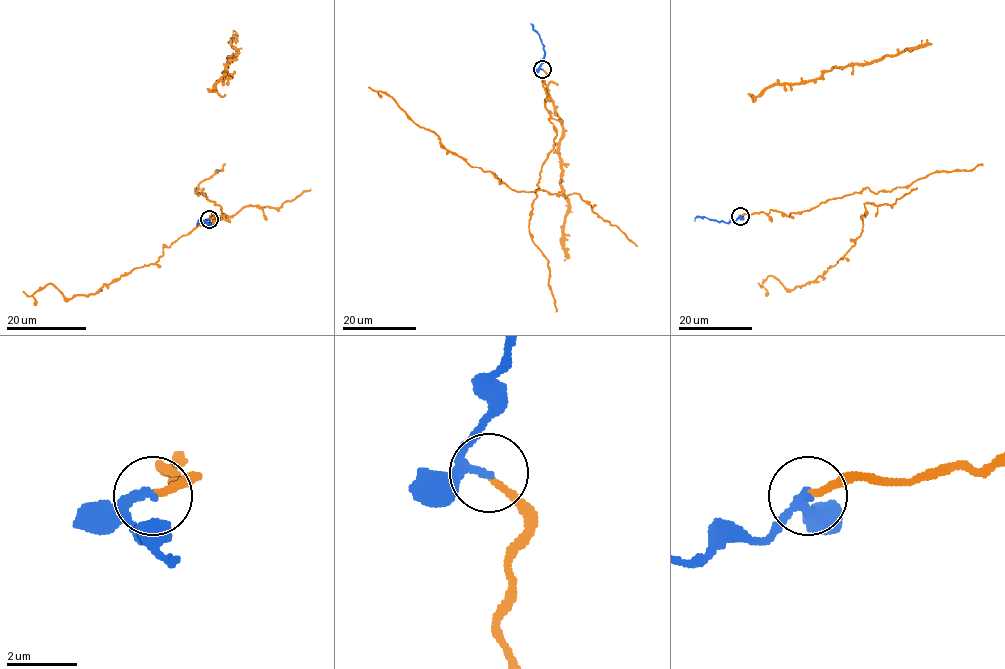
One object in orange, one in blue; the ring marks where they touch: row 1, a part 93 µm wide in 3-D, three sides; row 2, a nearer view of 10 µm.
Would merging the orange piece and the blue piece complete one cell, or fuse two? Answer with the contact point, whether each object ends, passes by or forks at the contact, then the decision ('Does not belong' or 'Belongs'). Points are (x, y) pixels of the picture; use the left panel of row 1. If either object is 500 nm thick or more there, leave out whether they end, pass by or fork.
Place: (209, 219). At the ring orange ends. At the ring blue passes by. Belongs

